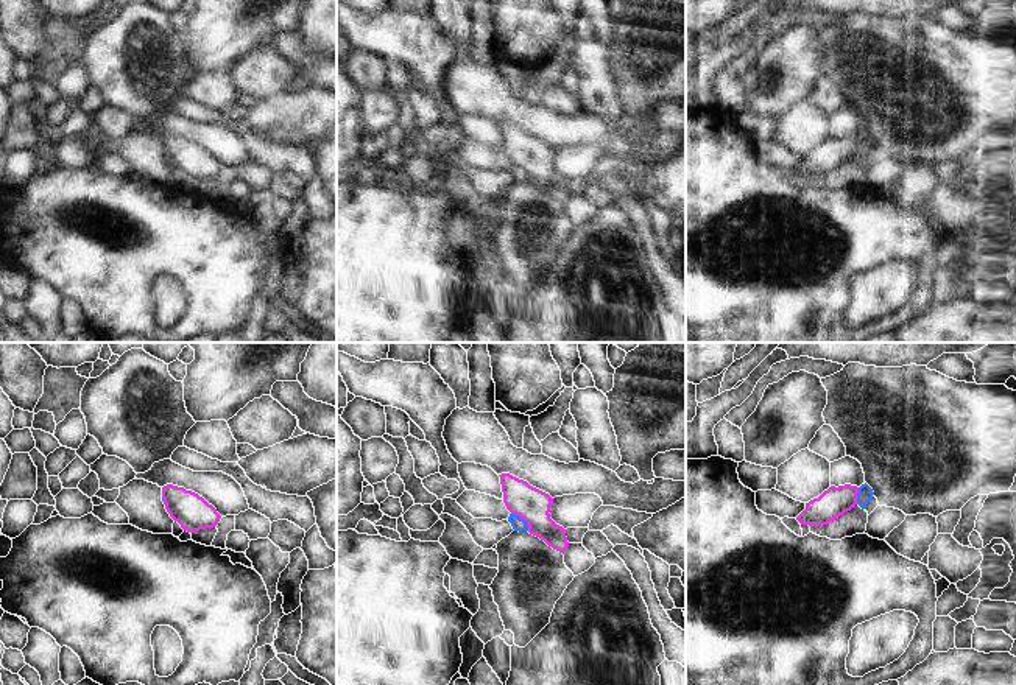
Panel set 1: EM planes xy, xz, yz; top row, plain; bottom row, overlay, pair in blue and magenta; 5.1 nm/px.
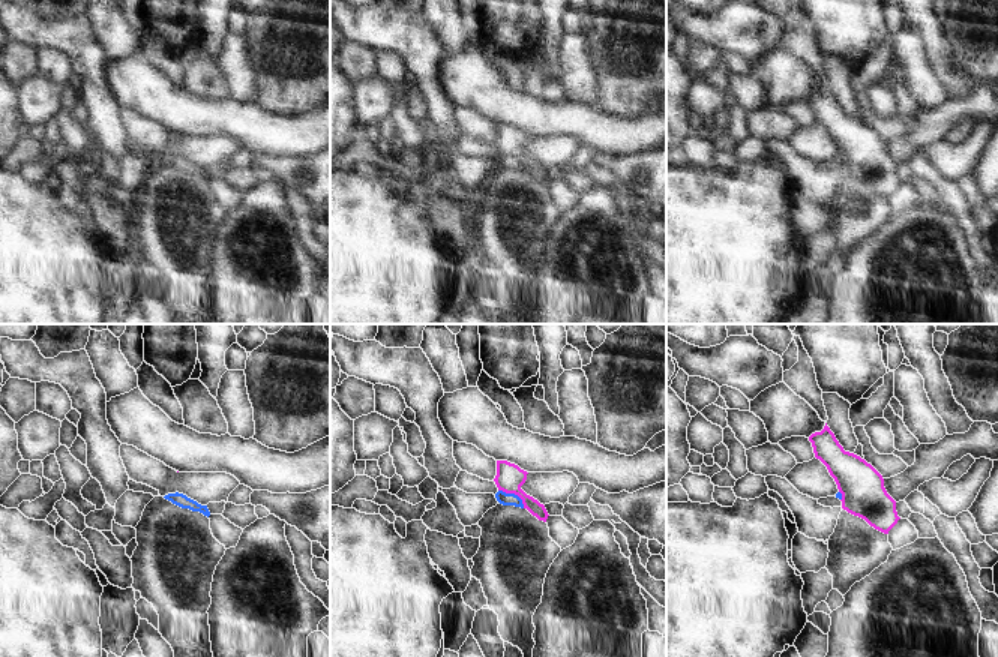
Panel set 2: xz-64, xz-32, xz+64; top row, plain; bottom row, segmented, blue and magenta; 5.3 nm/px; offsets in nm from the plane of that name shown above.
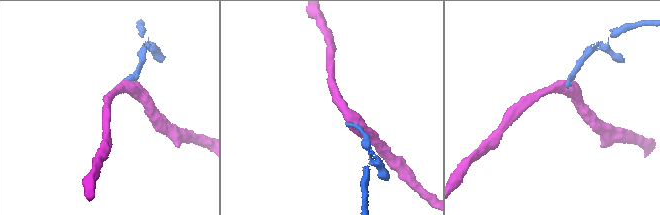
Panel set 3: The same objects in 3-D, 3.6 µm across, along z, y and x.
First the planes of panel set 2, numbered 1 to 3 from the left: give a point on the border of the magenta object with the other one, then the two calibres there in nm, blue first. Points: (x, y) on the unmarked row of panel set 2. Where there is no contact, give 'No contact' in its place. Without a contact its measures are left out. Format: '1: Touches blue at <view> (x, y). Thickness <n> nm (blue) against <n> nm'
1: No contact
2: Touches blue at xz-32 (514, 158). Thickness 70 nm (blue) against 150 nm
3: Touches blue at xz+64 (841, 159). Thickness 30 nm (blue) against 240 nm.

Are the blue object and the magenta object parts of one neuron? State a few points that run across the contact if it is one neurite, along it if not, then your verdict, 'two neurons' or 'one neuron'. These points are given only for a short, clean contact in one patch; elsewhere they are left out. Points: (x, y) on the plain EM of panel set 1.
line xz (511, 164), (518, 165), (529, 181); two neurons

